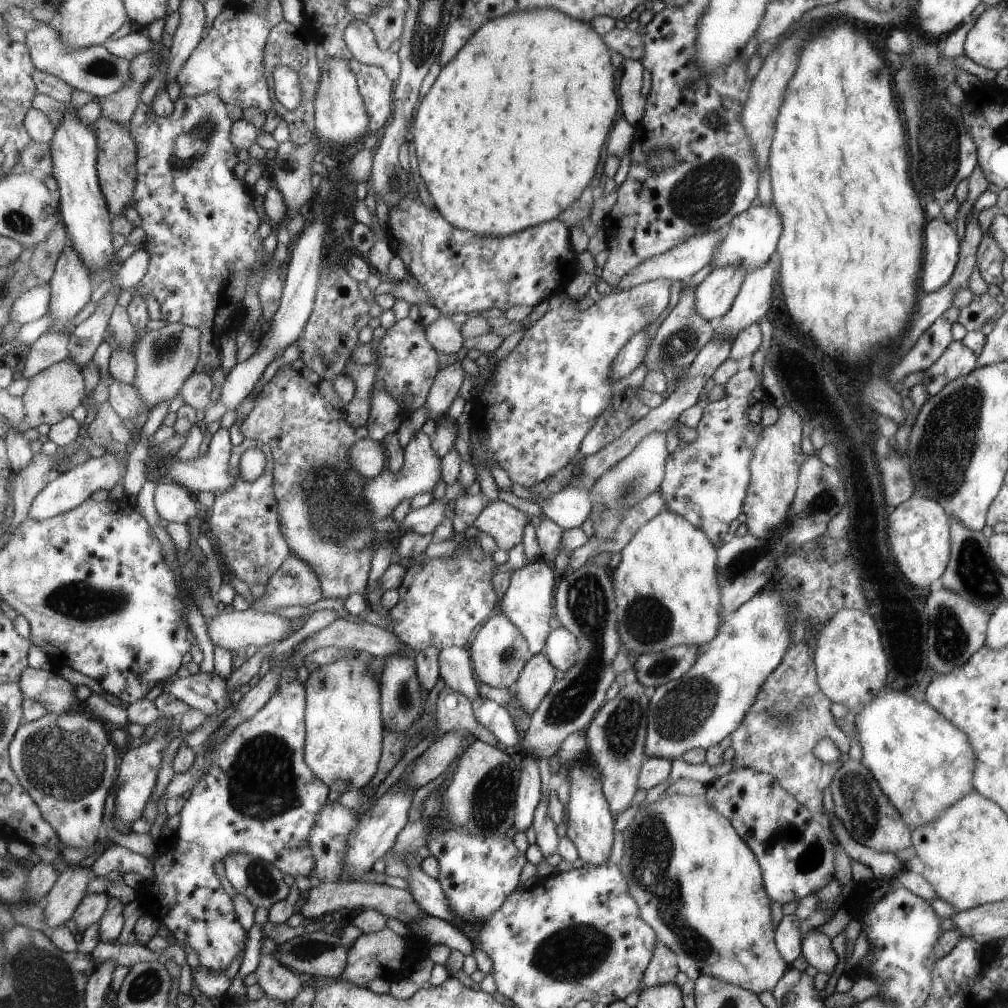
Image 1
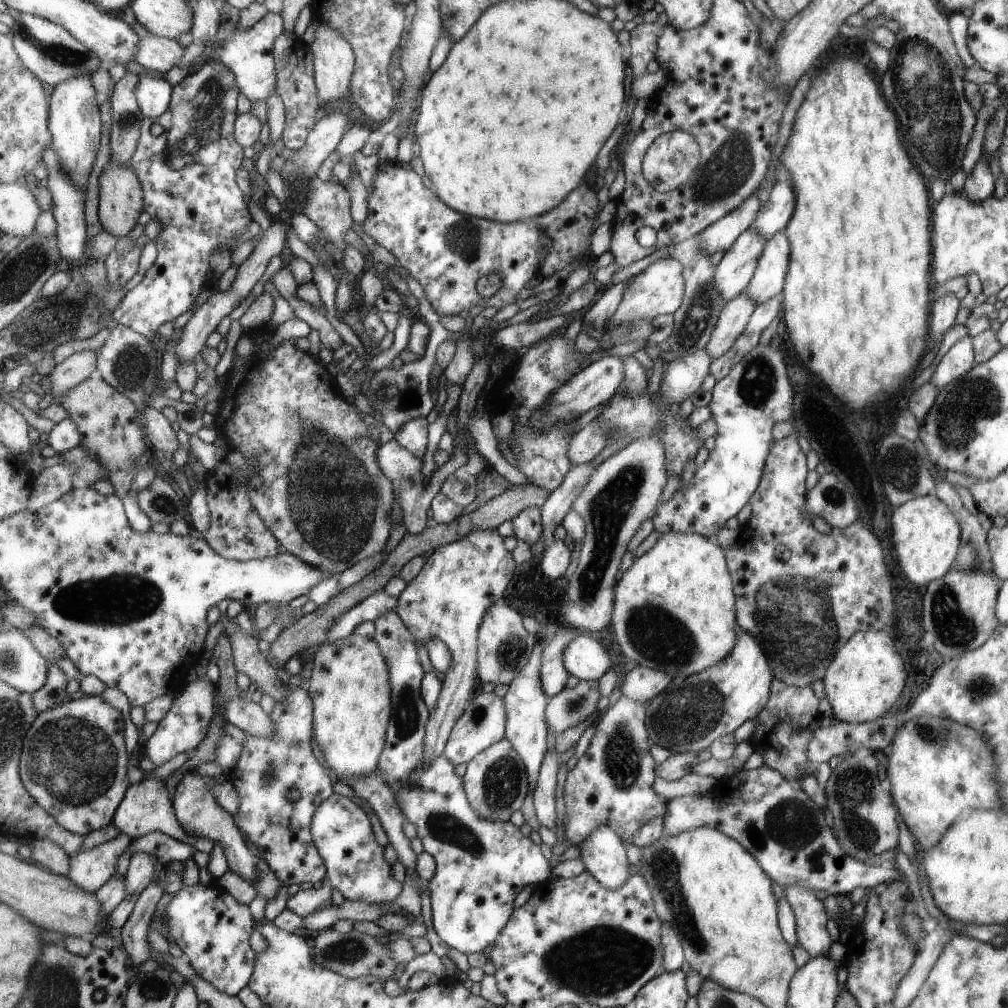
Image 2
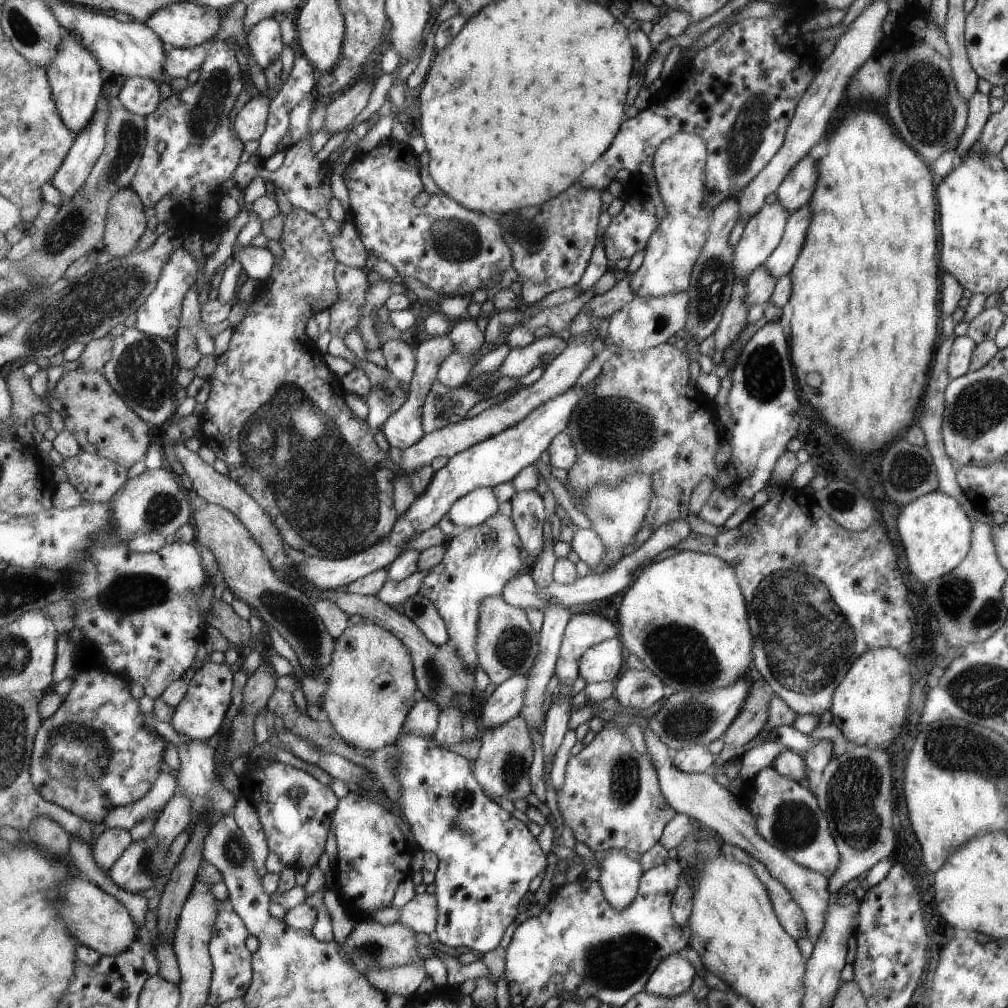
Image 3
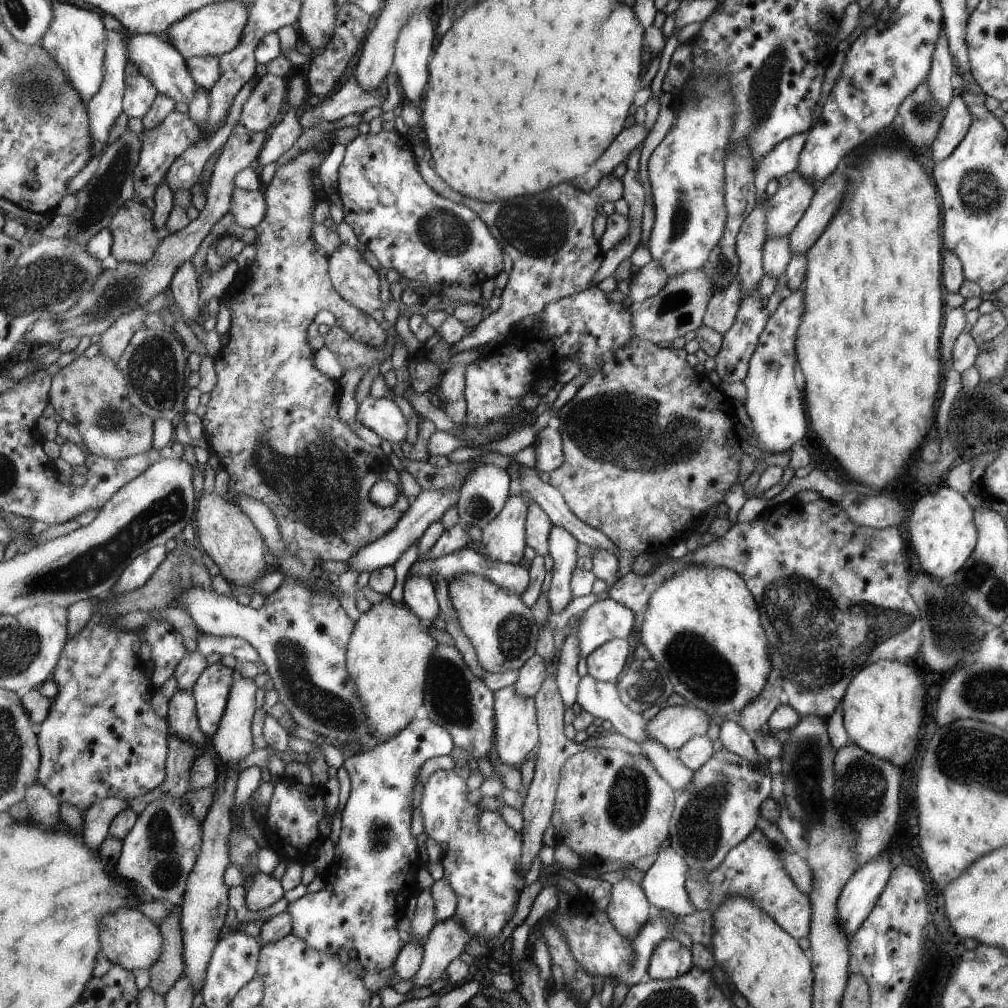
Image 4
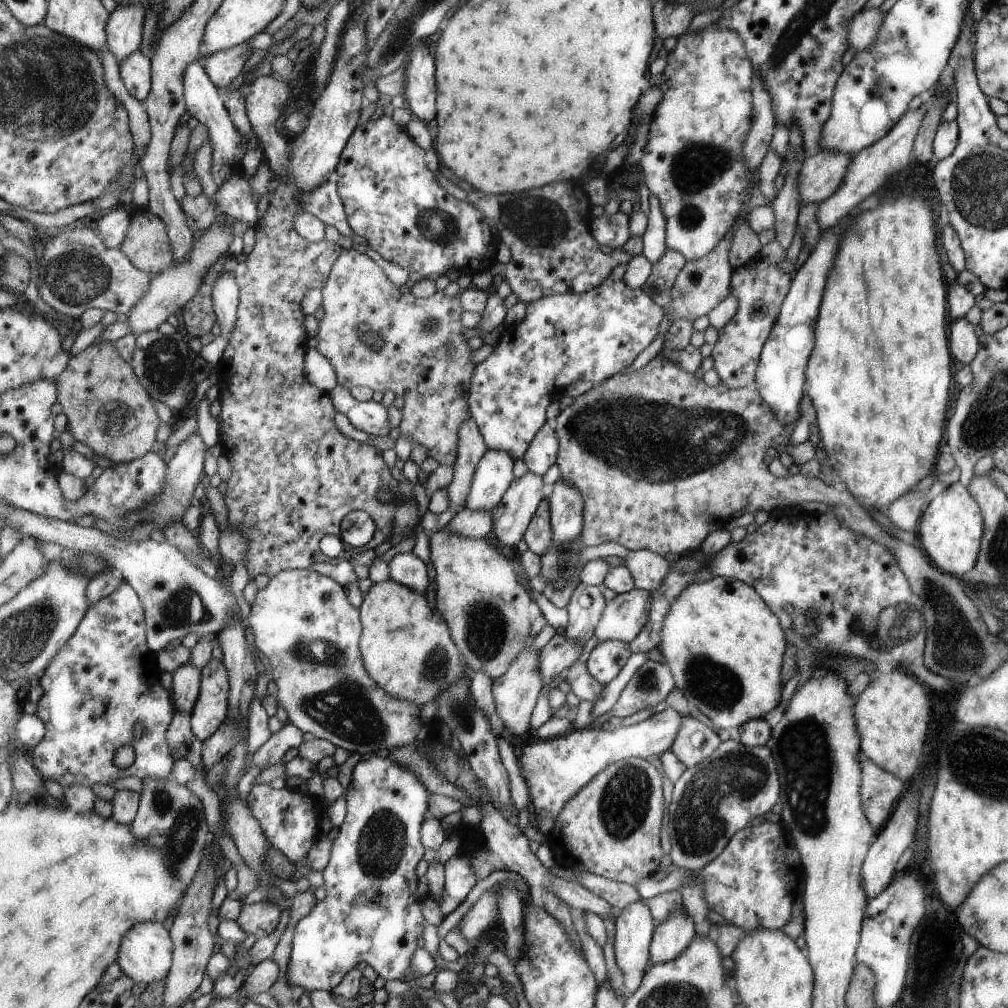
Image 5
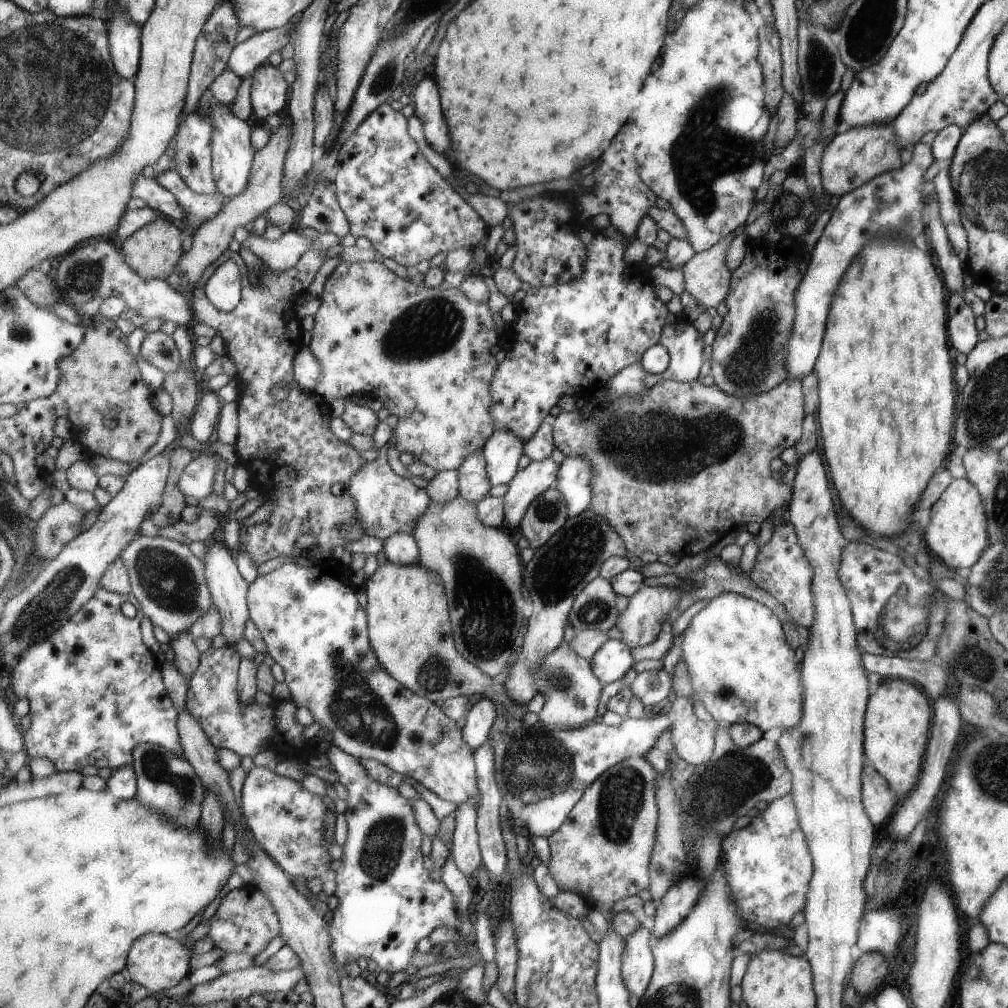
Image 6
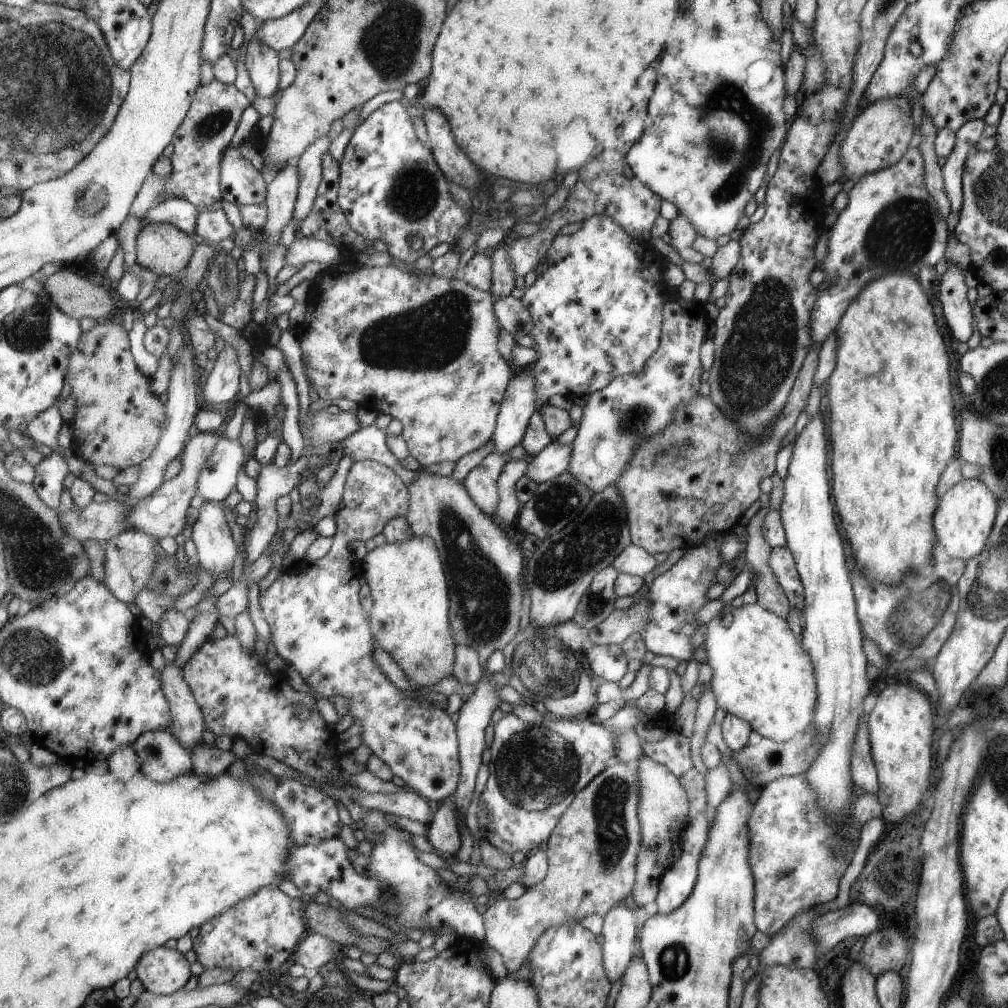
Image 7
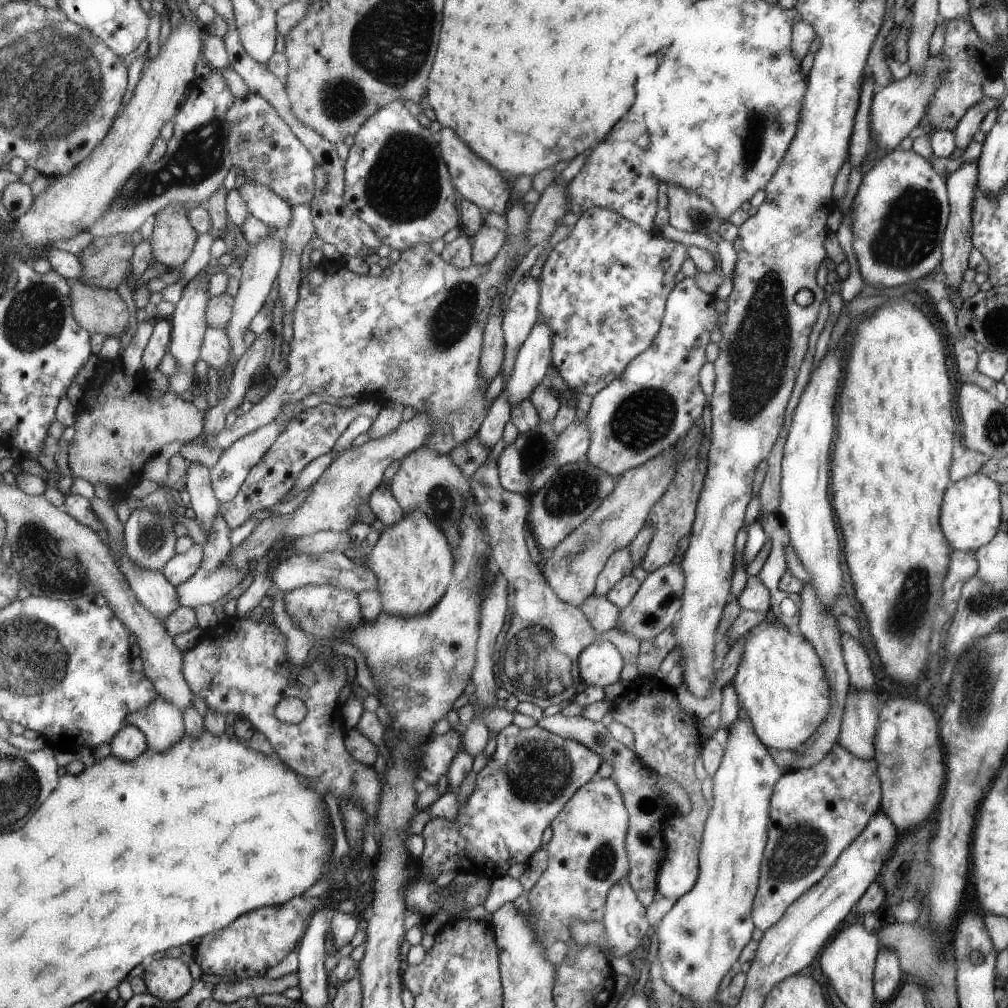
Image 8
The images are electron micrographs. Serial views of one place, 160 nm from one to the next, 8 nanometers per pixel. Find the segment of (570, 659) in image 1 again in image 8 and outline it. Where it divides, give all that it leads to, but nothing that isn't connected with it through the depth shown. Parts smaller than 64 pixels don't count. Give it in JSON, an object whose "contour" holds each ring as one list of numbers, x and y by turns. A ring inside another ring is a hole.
{"contour":[[597,640,583,650,577,665,580,667,581,680,586,686,605,688,620,680,625,662,615,644]]}

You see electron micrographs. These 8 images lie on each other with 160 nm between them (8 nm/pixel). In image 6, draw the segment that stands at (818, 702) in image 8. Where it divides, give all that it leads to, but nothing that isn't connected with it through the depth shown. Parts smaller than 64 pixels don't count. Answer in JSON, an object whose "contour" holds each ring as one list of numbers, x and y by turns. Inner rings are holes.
{"contour":[[721,593,718,597,709,599,707,605,697,612,683,629,683,640,680,644,681,660,686,664,688,678,691,682,693,692,690,694,693,700,699,700,705,710,711,715,712,723,730,725,733,723,747,723,756,726,762,733,771,728,780,728,782,731,789,731,795,727,802,718,802,704,804,698,804,686,802,680,802,666,795,661,794,650,787,645,783,635,782,621,767,605,759,601,735,594]]}

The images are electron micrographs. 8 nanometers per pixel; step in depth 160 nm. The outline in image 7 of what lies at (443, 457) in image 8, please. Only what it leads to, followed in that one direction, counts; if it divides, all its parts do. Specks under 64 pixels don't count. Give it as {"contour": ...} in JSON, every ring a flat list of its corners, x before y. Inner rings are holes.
{"contour":[[418,472,419,478,409,484,411,490,411,508,406,520,411,524,416,536,431,536,442,554,446,575,451,584,450,590,450,627,458,645,473,645,478,650,483,668,487,666,489,656,505,648,519,632,521,606,524,606,523,588,527,562,520,554,520,546,513,542,502,525,482,510,465,488,464,482,453,480,429,472]]}

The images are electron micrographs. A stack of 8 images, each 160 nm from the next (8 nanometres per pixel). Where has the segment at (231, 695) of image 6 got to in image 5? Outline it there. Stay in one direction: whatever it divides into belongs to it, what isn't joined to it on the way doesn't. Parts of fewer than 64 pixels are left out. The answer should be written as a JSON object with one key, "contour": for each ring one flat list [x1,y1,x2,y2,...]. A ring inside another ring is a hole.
{"contour":[[212,658,202,668,200,695,191,712,191,730,202,743,209,740,230,716,230,670,221,659]]}

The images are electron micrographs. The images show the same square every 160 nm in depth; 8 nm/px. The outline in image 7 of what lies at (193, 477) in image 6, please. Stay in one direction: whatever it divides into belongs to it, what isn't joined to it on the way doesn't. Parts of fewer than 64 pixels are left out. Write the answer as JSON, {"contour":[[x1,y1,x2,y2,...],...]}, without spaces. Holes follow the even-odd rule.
{"contour":[[219,440,199,474,198,495,212,503,225,500,237,488,239,472,253,456,239,440]]}

